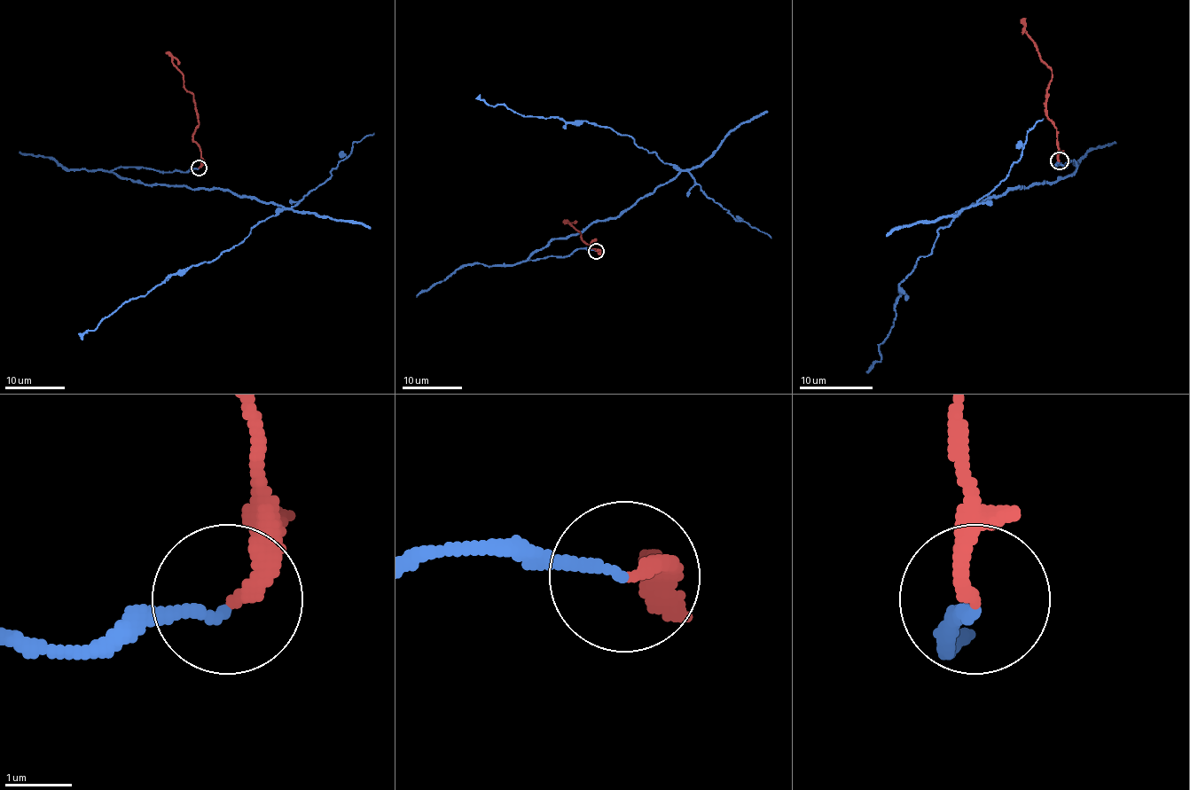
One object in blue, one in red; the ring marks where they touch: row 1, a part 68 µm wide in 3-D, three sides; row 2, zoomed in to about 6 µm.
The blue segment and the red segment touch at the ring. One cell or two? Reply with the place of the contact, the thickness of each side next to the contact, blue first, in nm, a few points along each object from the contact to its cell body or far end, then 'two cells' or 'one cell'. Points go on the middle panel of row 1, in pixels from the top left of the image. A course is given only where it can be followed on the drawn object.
place (596, 251); calibres 160 and 240 nm; course blue (595, 250), (510, 264), (619, 217), (679, 171), (607, 127), (522, 116), (488, 105), (481, 94); course red (595, 250), (598, 249), (591, 247), (595, 240), (591, 245), (570, 223), (562, 221); two cells

